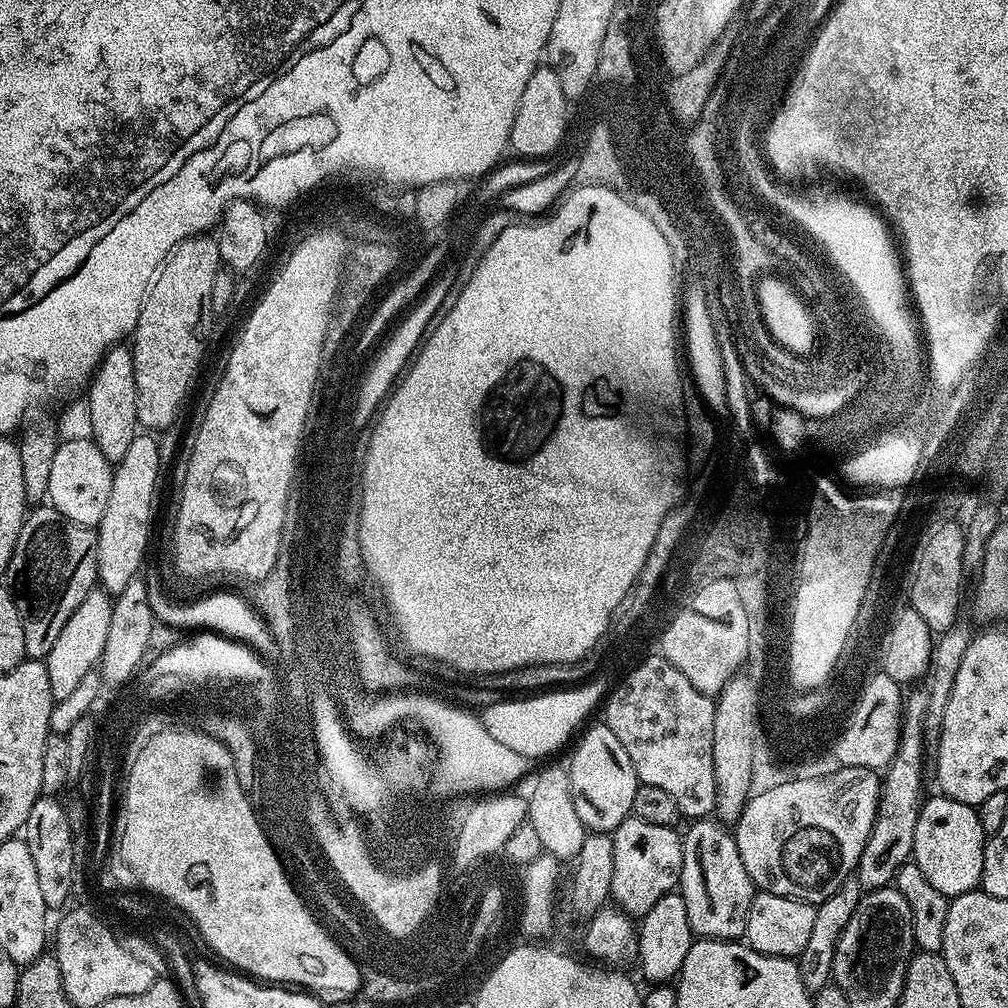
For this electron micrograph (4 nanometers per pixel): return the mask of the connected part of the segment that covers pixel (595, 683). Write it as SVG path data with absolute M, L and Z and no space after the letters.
M589 679L567 690L548 690L527 698L497 699L483 709L482 719L486 730L490 730L490 735L497 742L502 742L502 746L510 746L510 750L518 750L518 754L529 758L548 756L558 751L568 739L571 741L572 731L587 718L588 711L600 699L600 703L605 699L606 688L604 692L604 684L598 679Z

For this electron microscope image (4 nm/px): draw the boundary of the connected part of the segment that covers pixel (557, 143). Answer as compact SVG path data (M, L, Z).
M547 66L536 68L534 74L530 74L530 82L526 82L526 90L522 90L522 102L518 102L518 110L514 114L514 126L508 139L511 151L516 151L515 155L520 158L551 157L551 152L559 149L566 140L569 103L570 97L562 90L558 74L554 74L554 70Z

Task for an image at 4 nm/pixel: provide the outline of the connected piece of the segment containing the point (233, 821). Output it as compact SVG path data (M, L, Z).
M171 732L166 734L161 740L156 741L154 746L146 750L145 756L140 756L140 760L135 764L133 777L133 790L126 798L126 834L124 844L128 848L130 859L138 862L140 876L146 878L146 886L143 891L154 895L160 895L162 899L168 899L176 908L181 908L186 915L192 919L194 927L200 931L200 936L225 960L225 965L239 970L252 978L259 978L264 982L275 982L280 986L299 986L304 990L311 990L317 994L323 992L341 992L344 996L352 996L361 991L362 969L344 953L345 945L341 941L329 938L320 931L316 923L305 914L300 903L292 896L292 892L286 888L283 875L278 870L278 860L275 855L269 852L269 844L264 836L260 836L260 831L255 829L255 823L247 814L245 799L247 794L238 783L238 774L234 770L234 758L231 757L230 750L220 748L219 742L204 740L202 734L190 734L190 732Z

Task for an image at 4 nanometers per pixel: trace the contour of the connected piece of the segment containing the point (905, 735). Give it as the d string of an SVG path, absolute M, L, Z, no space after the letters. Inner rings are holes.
M927 691L908 692L904 697L900 722L900 741L894 758L882 772L880 807L870 838L862 850L862 858L856 863L854 879L861 889L889 887L895 881L898 870L912 860L914 826L918 826L920 806L926 799L924 792L924 719L928 713Z

